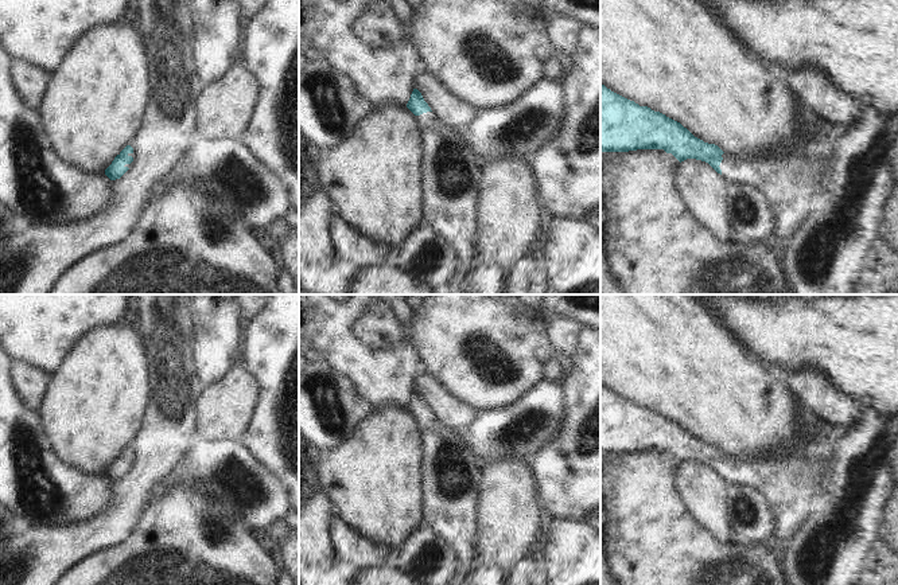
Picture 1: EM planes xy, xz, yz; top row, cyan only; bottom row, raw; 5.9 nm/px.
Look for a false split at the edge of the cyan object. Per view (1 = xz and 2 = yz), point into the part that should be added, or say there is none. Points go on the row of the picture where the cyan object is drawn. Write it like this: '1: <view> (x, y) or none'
1: xz (450, 170)
2: yz (792, 179)

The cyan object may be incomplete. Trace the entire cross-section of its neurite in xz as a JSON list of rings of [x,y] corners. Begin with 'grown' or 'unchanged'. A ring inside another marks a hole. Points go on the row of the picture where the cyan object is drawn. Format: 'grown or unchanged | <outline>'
grown | [[[413,89],[407,108],[416,116],[421,137],[421,225],[444,238],[456,256],[456,272],[448,282],[448,295],[505,295],[508,270],[478,261],[477,199],[482,160],[466,144],[458,129],[442,122]]]

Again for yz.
grown | [[[600,83],[600,152],[664,149],[680,163],[687,159],[708,163],[728,184],[755,187],[767,199],[775,218],[773,239],[782,246],[800,230],[816,206],[817,196],[824,191],[832,172],[836,148],[836,143],[831,137],[836,125],[815,116],[798,98],[796,112],[801,134],[790,148],[758,156],[732,156],[724,153],[718,145],[695,137],[680,122],[648,106],[640,106]]]

